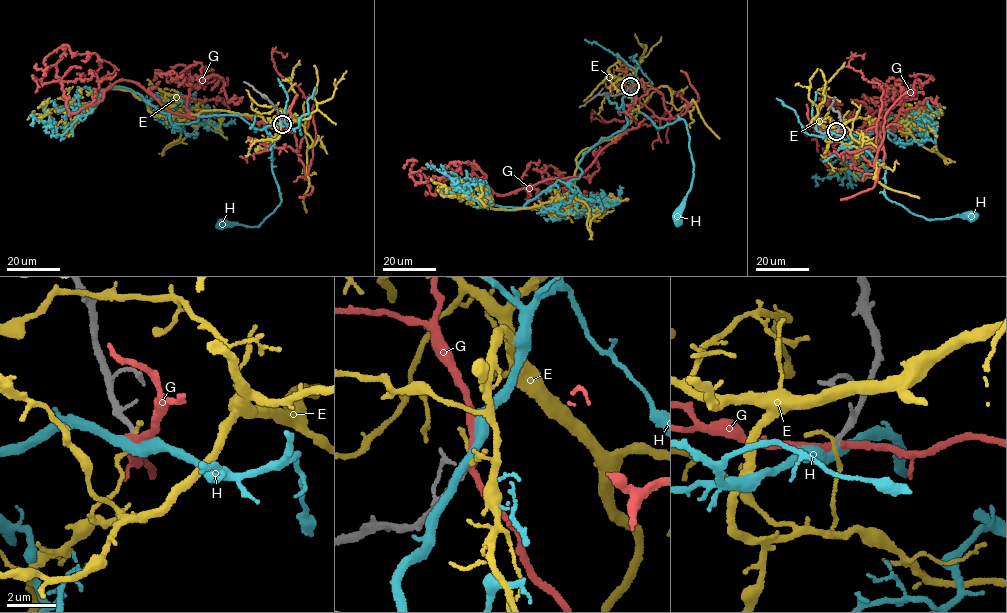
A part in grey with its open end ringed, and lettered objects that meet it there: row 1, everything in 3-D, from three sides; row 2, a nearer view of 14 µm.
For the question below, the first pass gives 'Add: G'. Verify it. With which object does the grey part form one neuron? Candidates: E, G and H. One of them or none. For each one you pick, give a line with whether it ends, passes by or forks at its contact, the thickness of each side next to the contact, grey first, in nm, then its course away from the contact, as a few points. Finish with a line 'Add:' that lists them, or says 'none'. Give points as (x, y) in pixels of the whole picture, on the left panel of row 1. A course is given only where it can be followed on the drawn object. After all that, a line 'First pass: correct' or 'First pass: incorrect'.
H: it passes by; 200 nm thick on the grey side, 340 nm on the other; it runs (282, 124), (265, 127), (280, 204), (255, 227), (222, 224)
Add: H
First pass: incorrect

